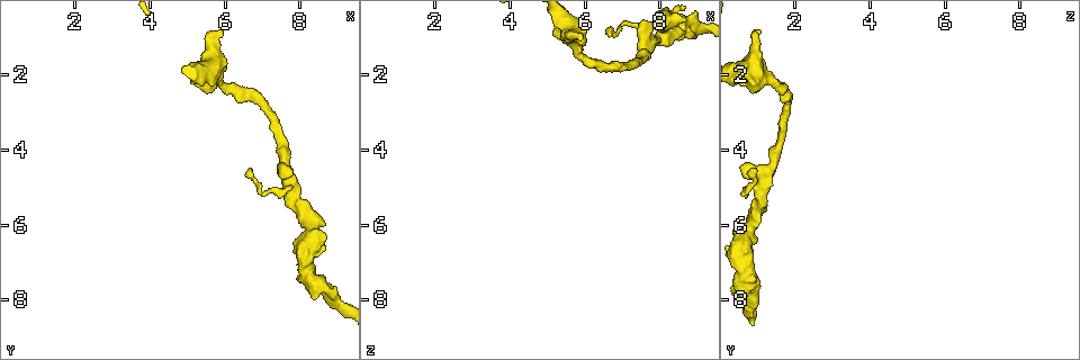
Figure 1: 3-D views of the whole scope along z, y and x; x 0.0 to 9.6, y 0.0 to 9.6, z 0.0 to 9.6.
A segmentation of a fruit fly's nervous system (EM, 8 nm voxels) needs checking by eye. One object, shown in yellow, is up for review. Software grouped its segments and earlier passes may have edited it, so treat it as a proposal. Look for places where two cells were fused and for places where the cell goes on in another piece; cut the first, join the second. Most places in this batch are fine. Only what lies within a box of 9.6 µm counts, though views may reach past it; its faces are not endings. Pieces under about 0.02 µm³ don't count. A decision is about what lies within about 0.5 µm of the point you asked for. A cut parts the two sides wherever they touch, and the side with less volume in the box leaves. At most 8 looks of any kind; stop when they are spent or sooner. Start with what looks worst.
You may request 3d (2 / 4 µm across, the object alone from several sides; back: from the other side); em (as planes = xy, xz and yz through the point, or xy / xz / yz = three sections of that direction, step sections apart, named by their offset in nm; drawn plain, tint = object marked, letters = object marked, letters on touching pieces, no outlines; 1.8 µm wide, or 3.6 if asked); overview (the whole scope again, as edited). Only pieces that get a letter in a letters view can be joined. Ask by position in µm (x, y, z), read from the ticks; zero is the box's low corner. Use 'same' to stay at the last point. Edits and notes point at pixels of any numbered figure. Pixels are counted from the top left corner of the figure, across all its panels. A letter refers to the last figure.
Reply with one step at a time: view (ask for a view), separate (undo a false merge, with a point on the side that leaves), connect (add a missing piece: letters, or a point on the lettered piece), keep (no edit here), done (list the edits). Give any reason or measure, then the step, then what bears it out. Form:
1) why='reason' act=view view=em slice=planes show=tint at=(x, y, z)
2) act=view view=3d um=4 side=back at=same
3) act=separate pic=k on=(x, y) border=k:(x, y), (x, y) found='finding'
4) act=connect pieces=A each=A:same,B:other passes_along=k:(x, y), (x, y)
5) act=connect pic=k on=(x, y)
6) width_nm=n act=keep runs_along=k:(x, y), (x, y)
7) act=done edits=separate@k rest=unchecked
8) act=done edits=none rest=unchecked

why='abrupt turn' act=view view=em slice=xz step=8 show=tint at=(7.60, 4.55, 1.25)

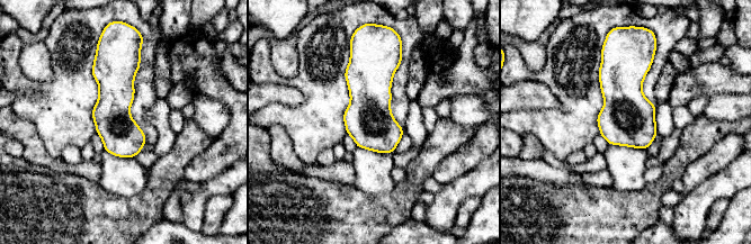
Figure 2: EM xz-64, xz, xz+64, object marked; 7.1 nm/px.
act=view view=em slice=planes show=tint at=same

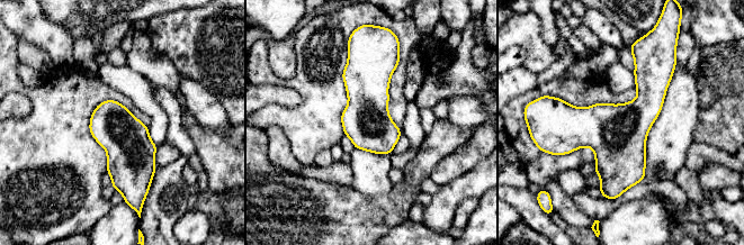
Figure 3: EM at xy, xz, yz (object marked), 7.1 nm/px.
why='what lies round it' act=view view=em slice=planes show=letters at=same

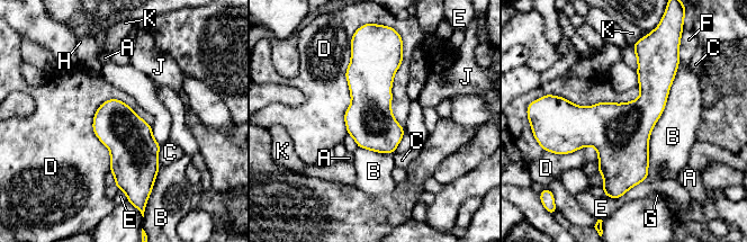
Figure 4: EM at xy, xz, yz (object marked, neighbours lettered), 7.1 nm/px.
act=keep each=A:other,B:other,C:other,D:other,E:other,F:other,G:other,H:other,J:other,K:other found='all the same cell'

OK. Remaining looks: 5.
why='branch stops here' act=view view=em slice=planes show=letters at=(5.90, 0.90, 1.05)

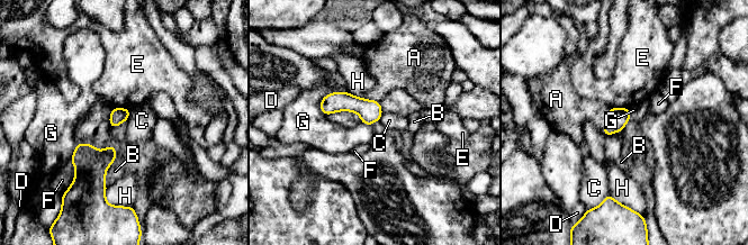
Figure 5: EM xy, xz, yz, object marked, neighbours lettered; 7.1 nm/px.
act=keep each=A:other,B:other,C:other,D:other,E:other,F:other,G:other,H:other border=5:(621, 130), (606, 136) found='none of them fits'

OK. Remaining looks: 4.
why='sudden change in width' act=view view=em slice=planes show=plain at=(8.40, 7.65, 0.75)

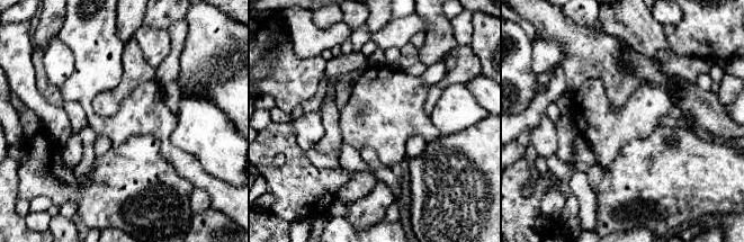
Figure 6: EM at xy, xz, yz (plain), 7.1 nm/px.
why='where the object lies' act=view view=em slice=planes show=tint at=same

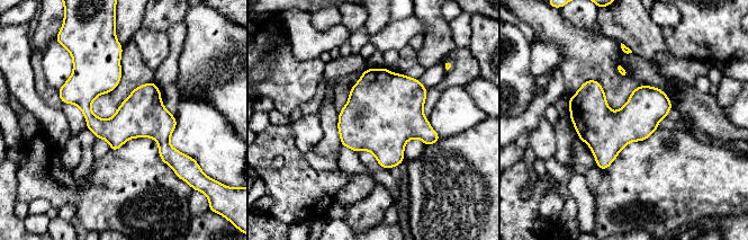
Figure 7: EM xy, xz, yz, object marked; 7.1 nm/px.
act=view view=em slice=planes show=letters at=same

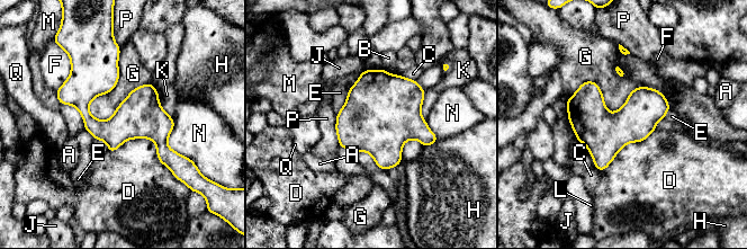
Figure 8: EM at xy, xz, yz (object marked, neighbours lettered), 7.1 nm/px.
act=keep each=A:other,B:other,C:other,D:other,E:other,F:other,G:other,H:other,J:other,K:other,L:other,M:other,N:other,P:other,Q:other border=8:(120, 49), (100, 121) found='all the same cell'

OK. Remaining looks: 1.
act=done edits=none rest=unchecked

